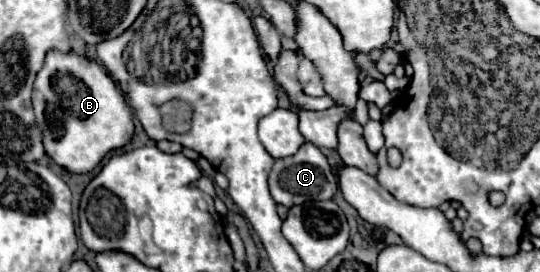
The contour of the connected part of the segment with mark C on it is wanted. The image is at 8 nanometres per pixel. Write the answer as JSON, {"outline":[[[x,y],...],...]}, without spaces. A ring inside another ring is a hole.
{"outline":[[[305,142],[297,154],[275,160],[271,174],[269,174],[269,190],[277,204],[291,208],[301,202],[307,202],[307,200],[331,200],[335,196],[335,192],[339,190],[339,186],[337,186],[337,176],[327,160],[327,156],[311,142]]]}

